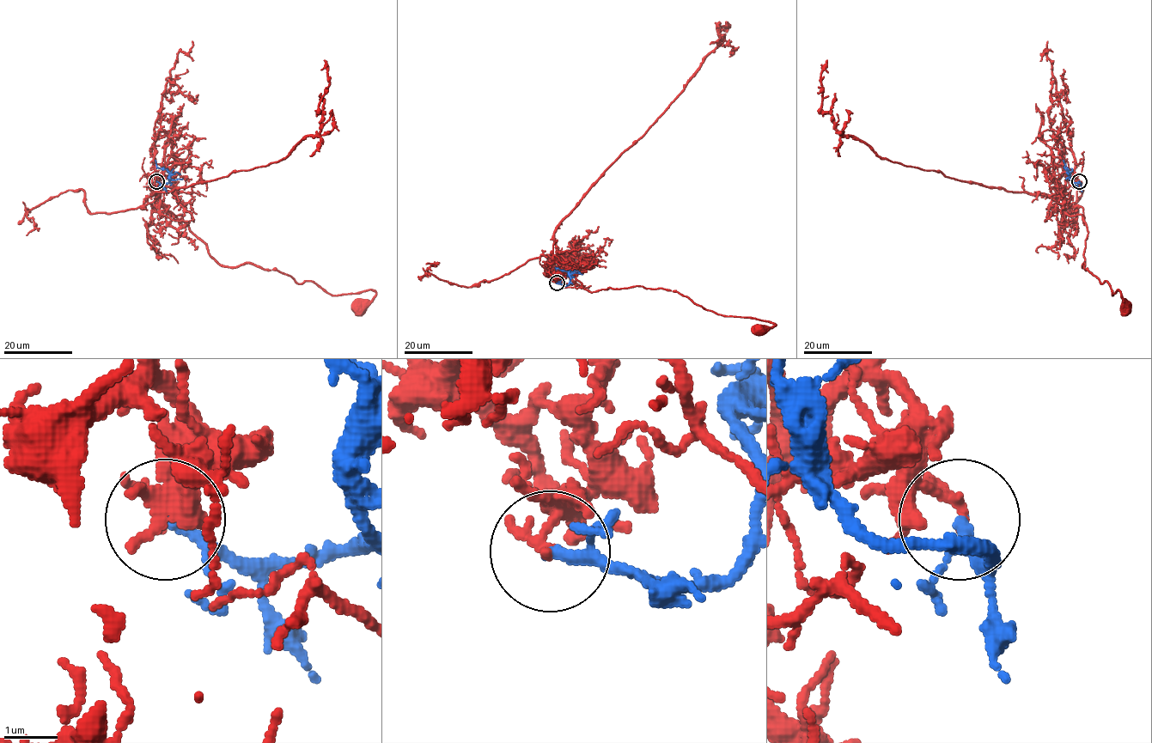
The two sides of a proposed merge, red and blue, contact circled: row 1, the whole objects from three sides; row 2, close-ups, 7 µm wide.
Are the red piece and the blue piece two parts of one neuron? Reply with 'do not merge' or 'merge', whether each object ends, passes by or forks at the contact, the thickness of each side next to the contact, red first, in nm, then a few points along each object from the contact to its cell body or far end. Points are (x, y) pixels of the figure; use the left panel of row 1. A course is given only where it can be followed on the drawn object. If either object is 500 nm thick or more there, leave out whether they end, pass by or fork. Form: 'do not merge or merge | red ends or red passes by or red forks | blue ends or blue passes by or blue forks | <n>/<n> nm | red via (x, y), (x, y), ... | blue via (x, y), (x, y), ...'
do not merge | red ends | blue passes by | 220/160 nm | red via (157, 181), (155, 173), (156, 204), (188, 225), (221, 264), (277, 269), (332, 295), (374, 289), (359, 309) | blue via (157, 181), (167, 184), (170, 179), (169, 173), (158, 167), (155, 160)

